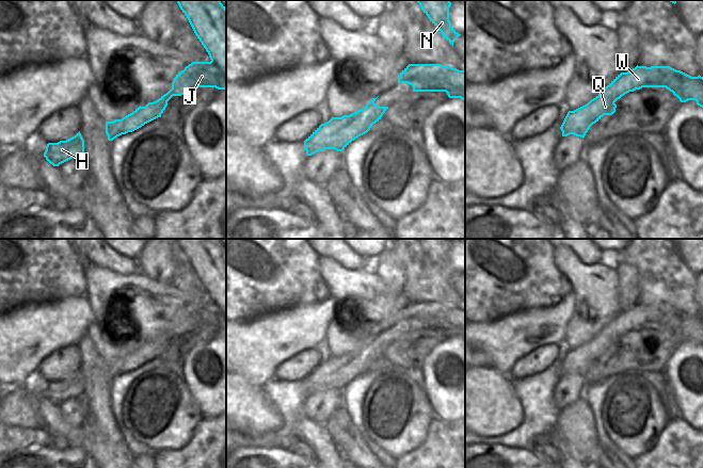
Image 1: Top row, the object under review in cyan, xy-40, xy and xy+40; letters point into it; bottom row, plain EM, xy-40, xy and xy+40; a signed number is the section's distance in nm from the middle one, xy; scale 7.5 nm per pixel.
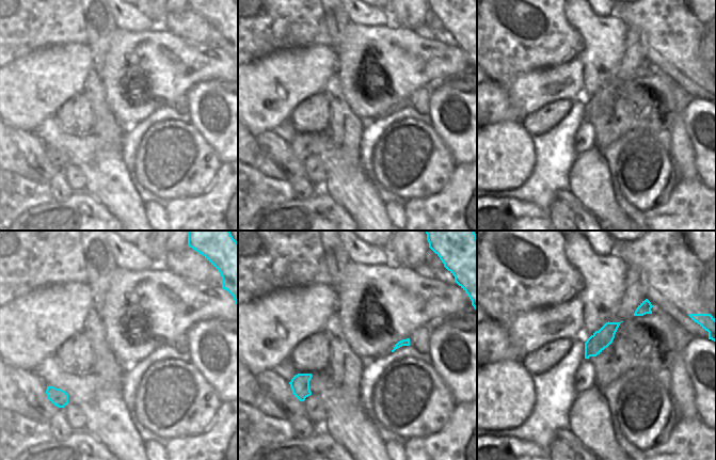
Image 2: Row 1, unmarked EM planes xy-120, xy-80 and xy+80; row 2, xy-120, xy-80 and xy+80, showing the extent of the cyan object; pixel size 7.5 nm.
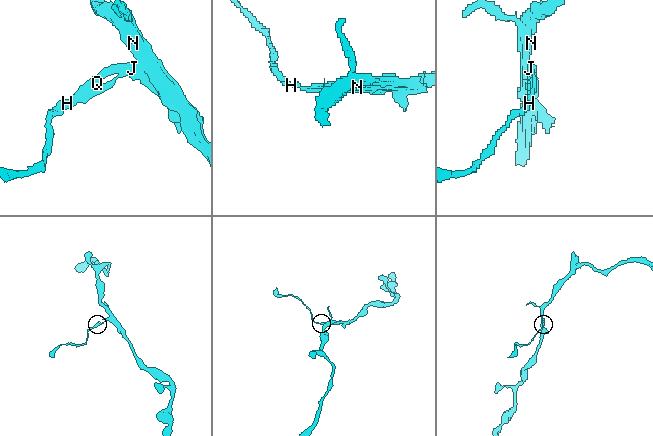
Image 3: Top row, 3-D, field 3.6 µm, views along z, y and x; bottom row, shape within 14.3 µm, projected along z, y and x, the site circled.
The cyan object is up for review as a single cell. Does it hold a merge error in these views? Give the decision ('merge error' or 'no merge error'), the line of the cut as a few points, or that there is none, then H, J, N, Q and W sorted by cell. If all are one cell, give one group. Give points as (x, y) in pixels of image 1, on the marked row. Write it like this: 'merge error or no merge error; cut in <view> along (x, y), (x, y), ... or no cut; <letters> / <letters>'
no merge error; no cut; H J N Q W

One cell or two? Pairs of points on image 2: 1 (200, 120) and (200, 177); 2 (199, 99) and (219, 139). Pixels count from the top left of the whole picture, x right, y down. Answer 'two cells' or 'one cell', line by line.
1: two cells
2: one cell

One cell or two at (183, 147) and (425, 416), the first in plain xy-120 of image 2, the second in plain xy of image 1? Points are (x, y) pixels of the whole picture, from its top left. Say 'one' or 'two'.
one

